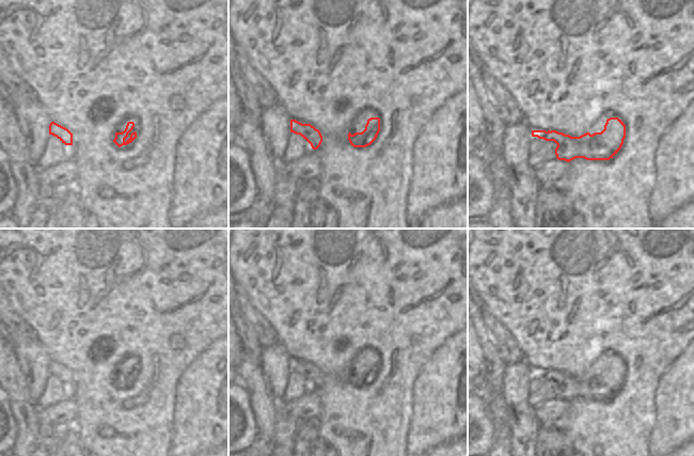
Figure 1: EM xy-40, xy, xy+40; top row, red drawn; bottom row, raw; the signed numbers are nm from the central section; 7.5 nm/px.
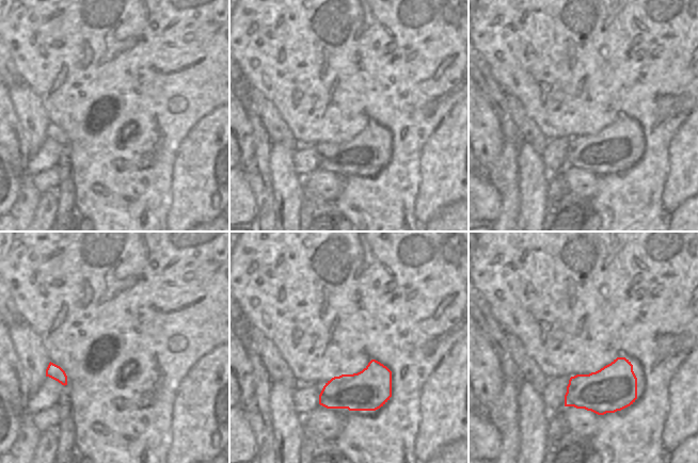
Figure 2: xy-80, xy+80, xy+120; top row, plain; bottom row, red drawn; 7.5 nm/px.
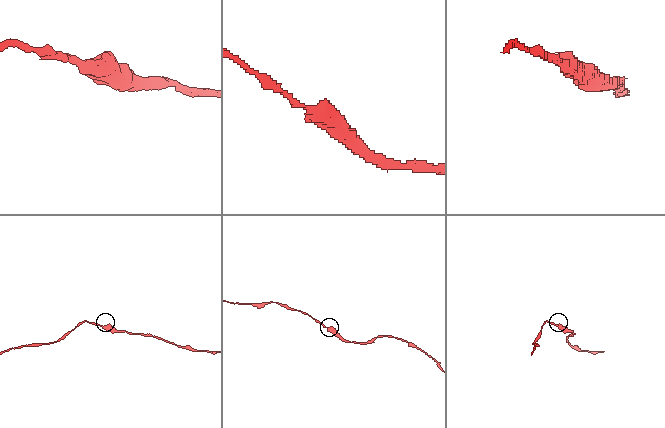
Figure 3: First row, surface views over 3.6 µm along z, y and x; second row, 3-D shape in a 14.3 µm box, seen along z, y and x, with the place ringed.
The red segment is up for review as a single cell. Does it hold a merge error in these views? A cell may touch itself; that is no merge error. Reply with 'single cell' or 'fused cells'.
single cell

